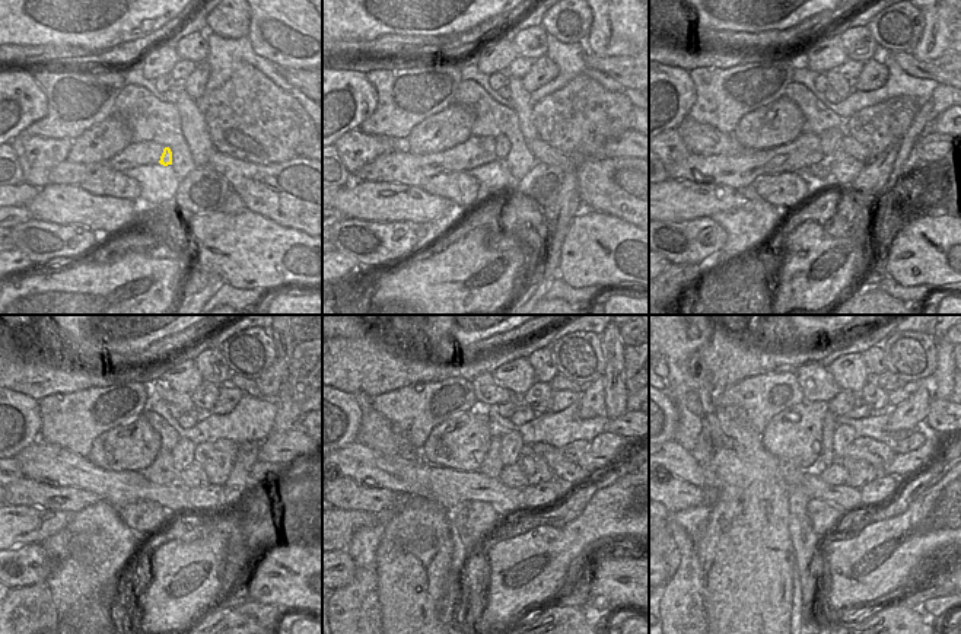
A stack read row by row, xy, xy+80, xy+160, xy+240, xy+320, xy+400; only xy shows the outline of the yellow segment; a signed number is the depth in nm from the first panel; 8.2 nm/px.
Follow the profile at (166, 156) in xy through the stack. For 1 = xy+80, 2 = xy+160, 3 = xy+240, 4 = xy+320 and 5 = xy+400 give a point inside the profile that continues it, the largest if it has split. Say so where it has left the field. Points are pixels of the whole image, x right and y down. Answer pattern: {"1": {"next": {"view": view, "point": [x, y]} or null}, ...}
{"1": {"next": {"view": "xy+80", "point": [502, 143]}}, "2": {"next": {"view": "xy+160", "point": [830, 140]}}, "3": {"next": {"view": "xy+240", "point": [183, 454]}}, "4": {"next": {"view": "xy+320", "point": [512, 443]}}, "5": {"next": {"view": "xy+400", "point": [845, 435]}}}

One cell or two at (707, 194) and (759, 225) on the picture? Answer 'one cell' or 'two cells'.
two cells

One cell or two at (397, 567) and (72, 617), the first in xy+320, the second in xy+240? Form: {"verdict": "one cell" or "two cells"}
{"verdict": "one cell"}

